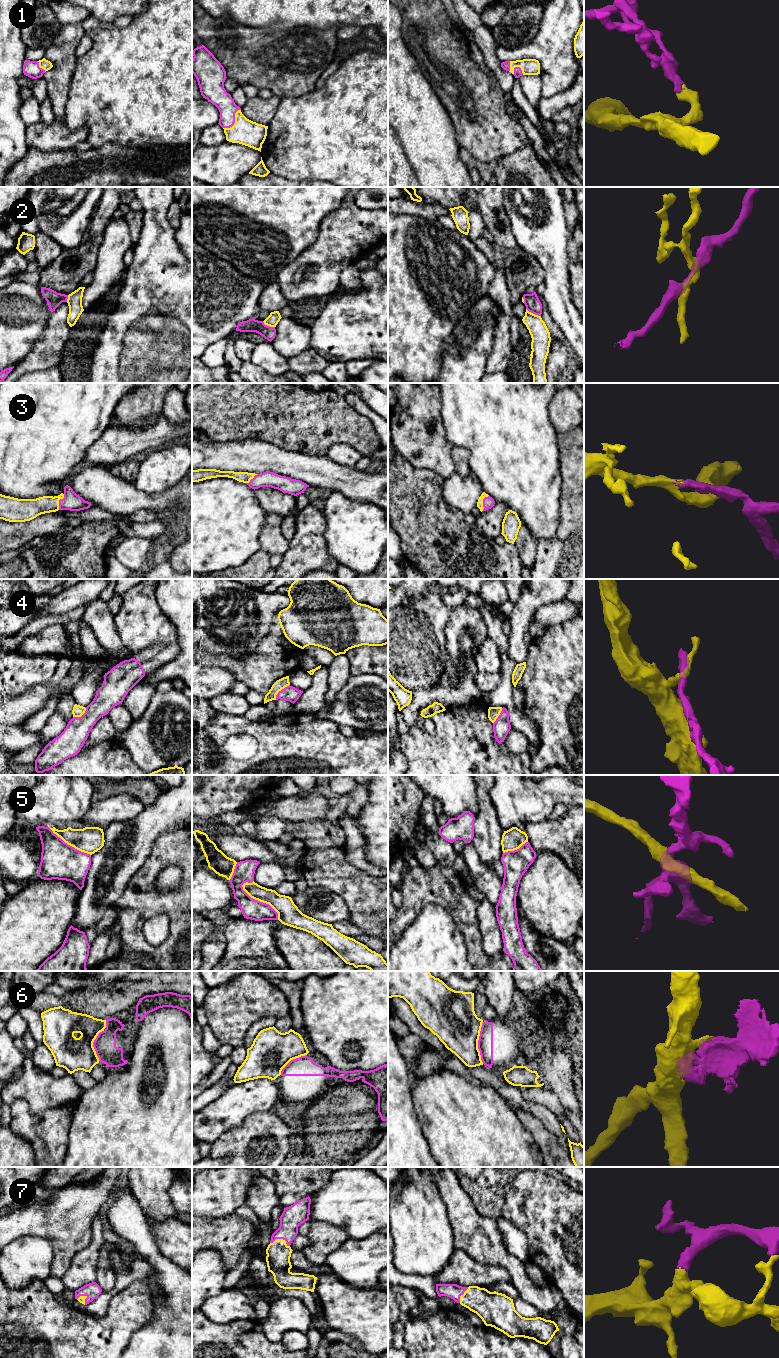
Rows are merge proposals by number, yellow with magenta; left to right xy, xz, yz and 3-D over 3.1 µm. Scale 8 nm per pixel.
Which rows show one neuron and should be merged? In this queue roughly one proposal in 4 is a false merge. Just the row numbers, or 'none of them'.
1, 3, 7

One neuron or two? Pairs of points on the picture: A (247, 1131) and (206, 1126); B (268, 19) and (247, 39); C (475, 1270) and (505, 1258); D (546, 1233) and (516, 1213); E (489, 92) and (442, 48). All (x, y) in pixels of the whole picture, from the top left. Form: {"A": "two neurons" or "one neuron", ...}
{"A": "two neurons", "B": "two neurons", "C": "two neurons", "D": "one neuron", "E": "one neuron"}

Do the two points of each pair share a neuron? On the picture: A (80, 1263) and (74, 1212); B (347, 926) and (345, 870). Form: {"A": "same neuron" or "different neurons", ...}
{"A": "different neurons", "B": "different neurons"}

